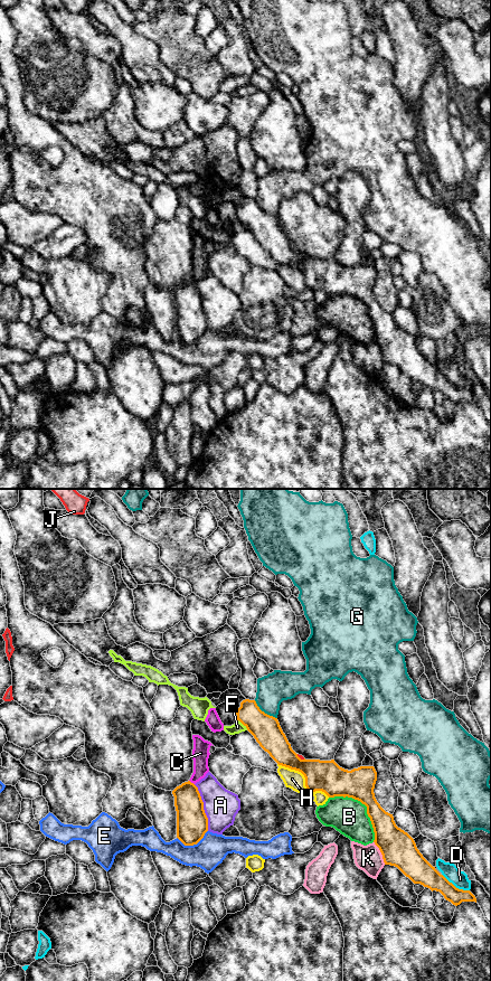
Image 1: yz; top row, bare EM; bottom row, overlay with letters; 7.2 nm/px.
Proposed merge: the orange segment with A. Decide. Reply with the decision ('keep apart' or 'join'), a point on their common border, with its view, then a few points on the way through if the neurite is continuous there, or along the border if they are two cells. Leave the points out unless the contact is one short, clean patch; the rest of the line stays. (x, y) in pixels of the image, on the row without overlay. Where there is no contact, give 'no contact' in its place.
keep apart; meets orange in yz at (202, 307)

